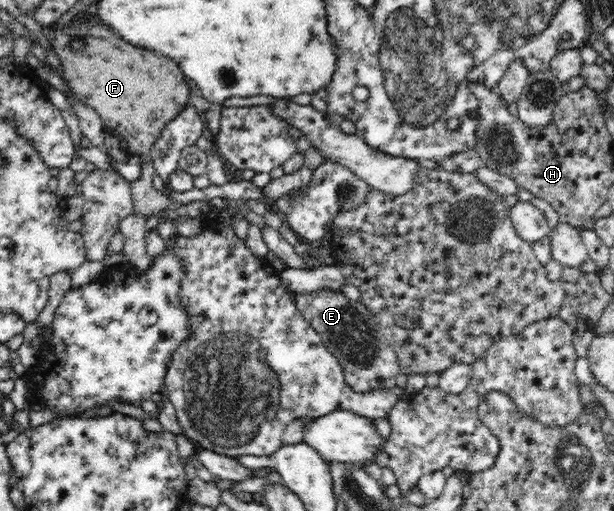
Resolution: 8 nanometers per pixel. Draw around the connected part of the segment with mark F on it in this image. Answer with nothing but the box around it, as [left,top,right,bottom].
[35,21,192,215]

